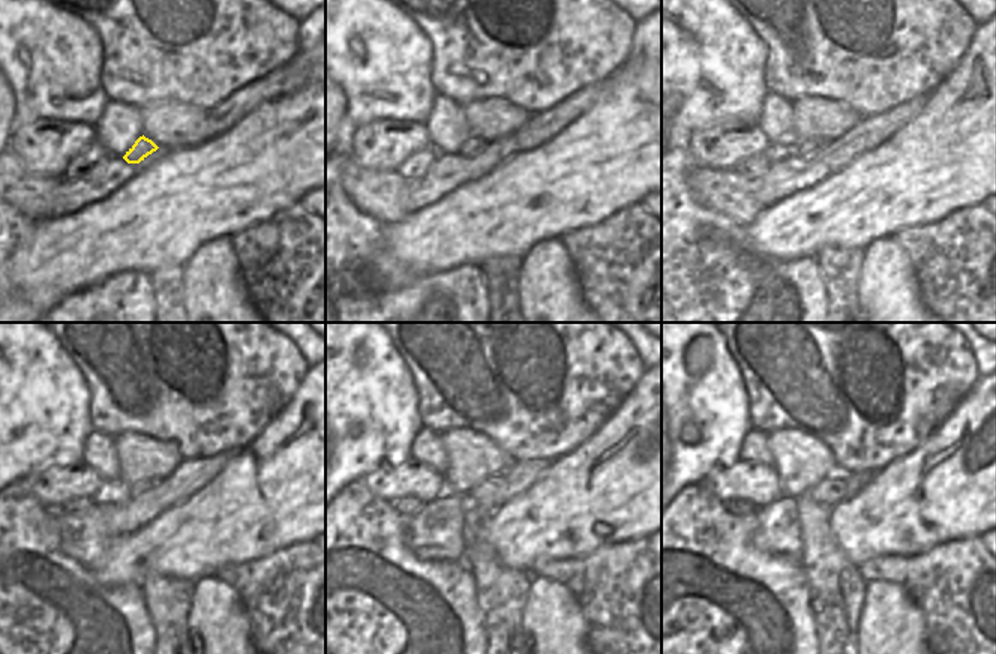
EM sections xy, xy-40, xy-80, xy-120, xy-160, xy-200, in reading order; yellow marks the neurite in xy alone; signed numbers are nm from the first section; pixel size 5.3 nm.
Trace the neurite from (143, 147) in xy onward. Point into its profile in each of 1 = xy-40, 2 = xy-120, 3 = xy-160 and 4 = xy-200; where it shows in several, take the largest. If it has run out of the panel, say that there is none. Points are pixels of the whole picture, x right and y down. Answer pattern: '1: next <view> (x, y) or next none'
1: next xy-40 (473, 146)
2: next xy-120 (143, 486)
3: next xy-160 (488, 495)
4: next xy-200 (833, 489)

